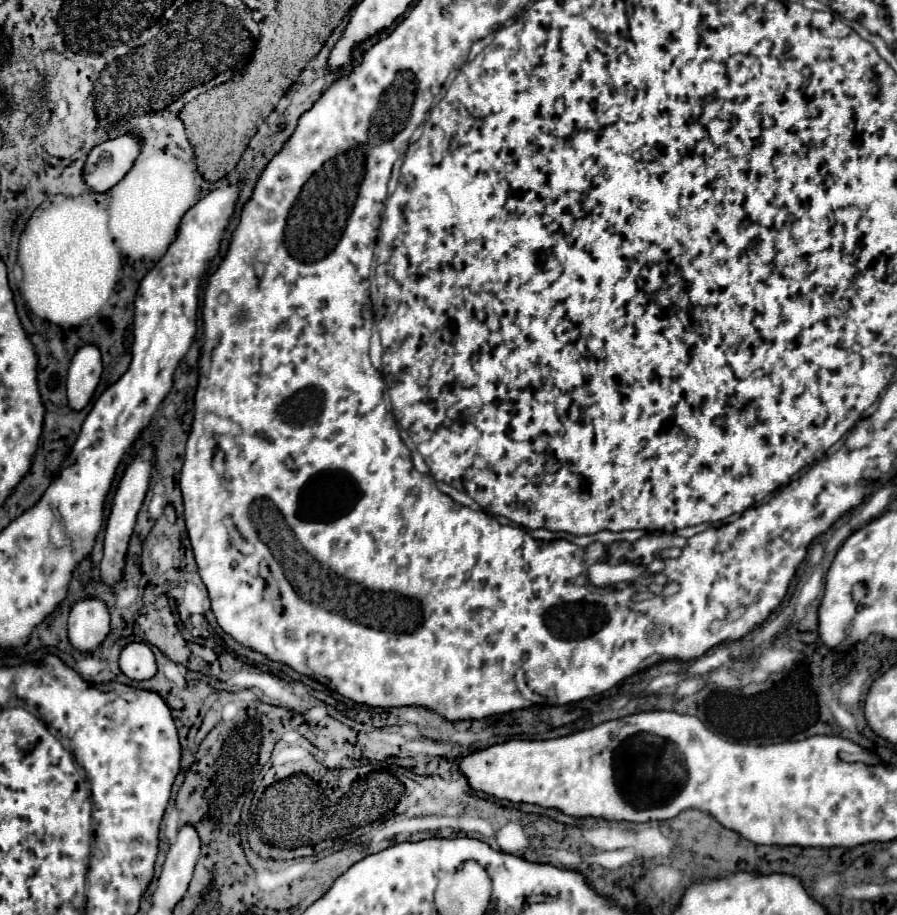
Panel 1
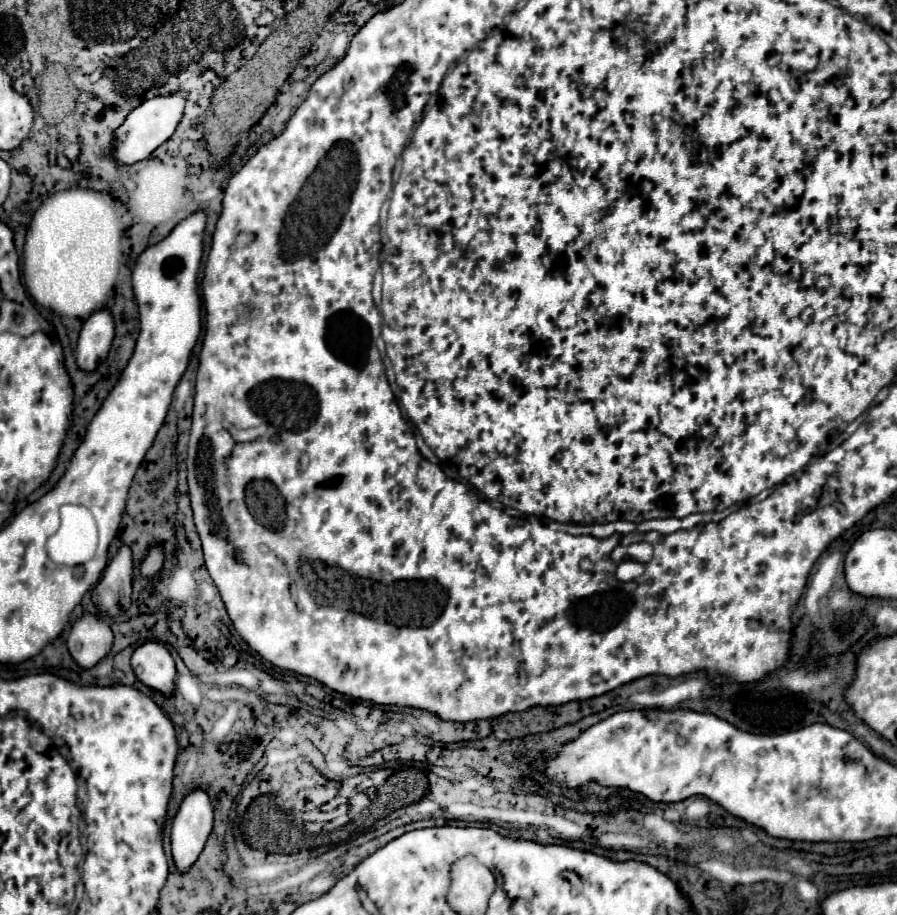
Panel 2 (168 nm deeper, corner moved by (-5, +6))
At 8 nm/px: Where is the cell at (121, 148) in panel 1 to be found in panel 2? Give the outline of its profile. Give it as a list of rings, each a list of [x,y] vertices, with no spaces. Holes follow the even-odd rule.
[[[184,90],[144,100],[138,108],[134,108],[128,114],[128,118],[120,126],[120,130],[116,130],[114,158],[120,164],[132,164],[132,162],[140,162],[140,160],[148,158],[160,144],[164,144],[174,134],[174,130],[178,128],[182,116],[184,116],[184,106],[186,106],[186,92]]]

